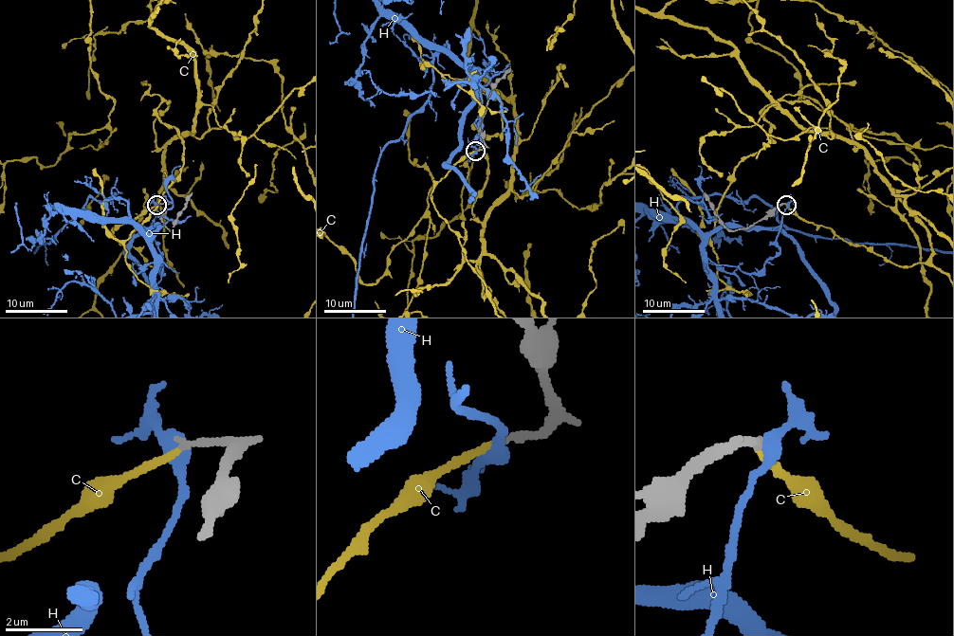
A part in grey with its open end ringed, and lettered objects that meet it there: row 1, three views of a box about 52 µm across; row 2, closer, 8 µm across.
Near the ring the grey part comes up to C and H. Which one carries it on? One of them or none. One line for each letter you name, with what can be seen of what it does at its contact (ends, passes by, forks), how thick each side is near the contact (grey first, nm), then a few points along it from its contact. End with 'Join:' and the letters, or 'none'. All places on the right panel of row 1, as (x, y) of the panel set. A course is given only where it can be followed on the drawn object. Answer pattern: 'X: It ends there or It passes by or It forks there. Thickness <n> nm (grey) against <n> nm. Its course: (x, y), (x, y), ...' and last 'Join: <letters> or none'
C: It ends there. Thickness 200 nm (grey) against 160 nm
Join: C

